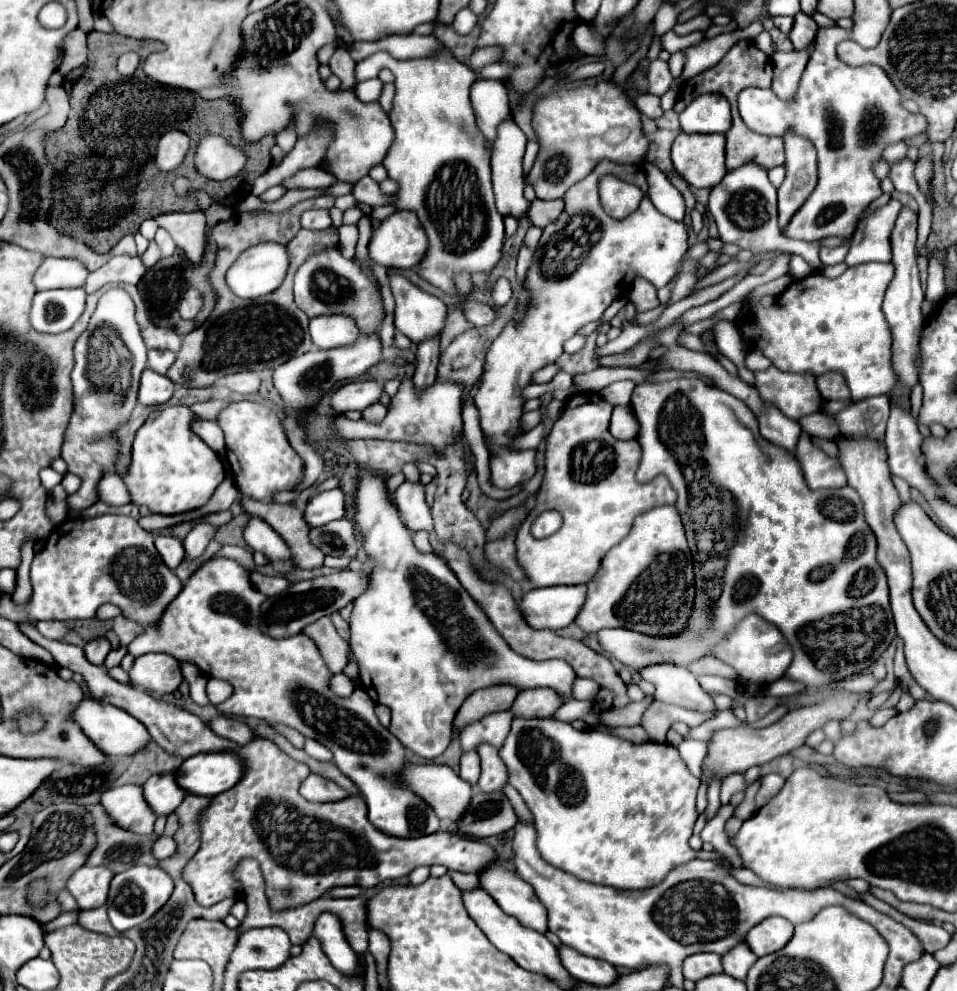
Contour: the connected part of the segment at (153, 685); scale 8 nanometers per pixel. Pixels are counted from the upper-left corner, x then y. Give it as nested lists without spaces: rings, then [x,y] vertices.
[[[145,653],[137,657],[131,671],[131,683],[155,693],[173,693],[181,681],[181,663],[169,653]]]

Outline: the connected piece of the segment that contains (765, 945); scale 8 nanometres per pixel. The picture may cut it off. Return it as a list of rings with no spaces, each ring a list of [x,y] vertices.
[[[773,915],[763,919],[763,923],[757,923],[747,933],[745,941],[749,943],[749,947],[757,957],[763,957],[783,949],[791,937],[793,937],[793,923]]]

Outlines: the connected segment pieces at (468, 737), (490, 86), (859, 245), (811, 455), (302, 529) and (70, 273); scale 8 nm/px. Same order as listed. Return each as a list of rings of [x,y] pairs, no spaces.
[[[499,711],[469,723],[459,735],[463,751],[477,749],[477,745],[481,743],[489,743],[499,749],[511,729],[511,717],[513,717],[511,711]]]
[[[479,79],[471,87],[471,103],[473,103],[477,127],[483,133],[483,137],[487,139],[487,151],[491,153],[499,123],[503,123],[503,119],[511,117],[507,89],[501,81]]]
[[[891,199],[885,207],[859,223],[845,257],[847,265],[861,265],[869,261],[891,263],[891,231],[901,207],[903,205],[897,199]]]
[[[801,433],[795,457],[801,465],[809,489],[839,489],[847,485],[847,477],[841,463],[835,457],[829,457],[821,449],[817,449],[809,441],[807,433]]]
[[[241,495],[241,507],[251,517],[265,519],[291,547],[293,563],[301,569],[315,569],[323,565],[325,555],[309,541],[309,525],[303,519],[303,509],[295,505],[281,505],[275,501],[249,501]]]
[[[47,257],[39,271],[35,273],[35,287],[43,289],[63,289],[63,287],[83,287],[89,271],[79,263],[79,259],[57,259]]]

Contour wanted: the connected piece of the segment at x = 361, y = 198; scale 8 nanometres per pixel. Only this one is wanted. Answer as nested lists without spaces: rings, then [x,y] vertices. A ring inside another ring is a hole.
[[[363,177],[355,183],[353,187],[353,197],[359,201],[359,203],[365,203],[369,207],[379,207],[379,205],[391,205],[393,203],[393,195],[385,195],[381,193],[379,185],[371,179],[371,177]]]

